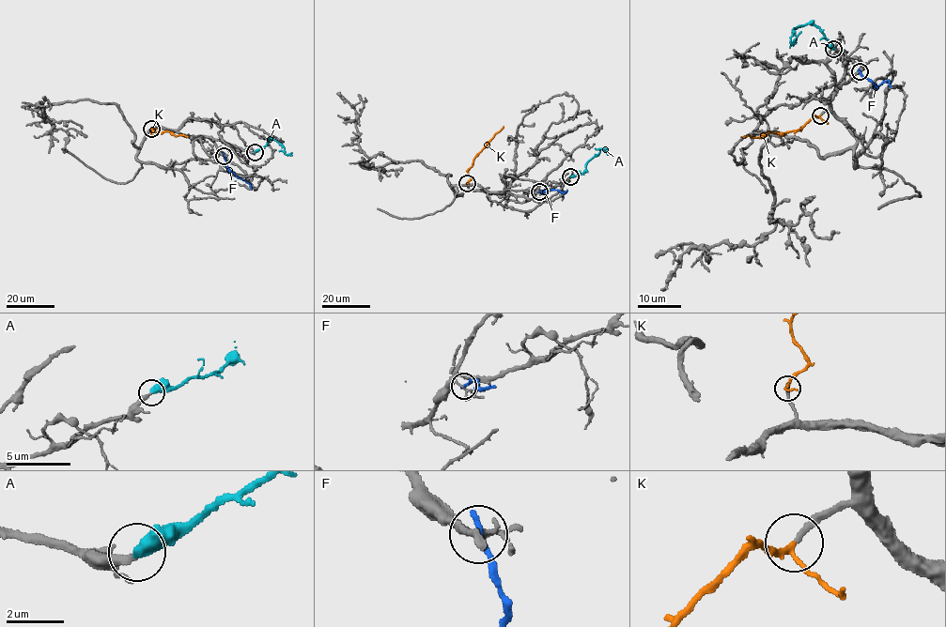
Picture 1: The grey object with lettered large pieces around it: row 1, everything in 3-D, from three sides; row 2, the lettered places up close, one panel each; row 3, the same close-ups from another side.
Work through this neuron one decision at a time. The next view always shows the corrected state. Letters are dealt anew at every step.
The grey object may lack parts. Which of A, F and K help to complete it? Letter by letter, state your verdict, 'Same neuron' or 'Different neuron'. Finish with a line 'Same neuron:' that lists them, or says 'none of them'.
A: Same neuron
F: Different neuron
K: Same neuron
Same neuron: A, K

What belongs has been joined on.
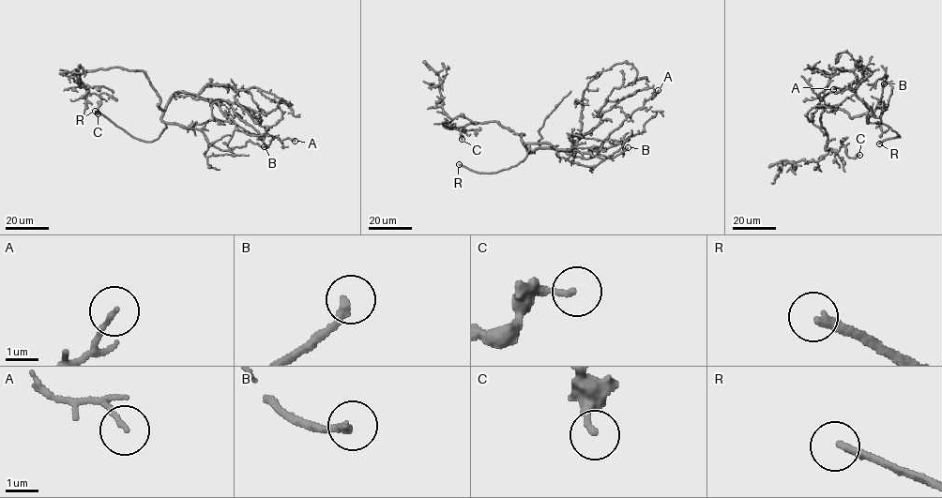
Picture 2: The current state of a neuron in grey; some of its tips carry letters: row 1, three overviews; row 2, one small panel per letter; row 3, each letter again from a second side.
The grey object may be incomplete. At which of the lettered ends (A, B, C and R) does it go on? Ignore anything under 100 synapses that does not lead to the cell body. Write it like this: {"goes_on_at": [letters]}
{"goes_on_at": ["R"]}

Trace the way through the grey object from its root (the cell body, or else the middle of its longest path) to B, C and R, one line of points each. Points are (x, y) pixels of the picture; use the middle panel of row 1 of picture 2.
B: (527, 151), (526, 143), (545, 143), (558, 149), (592, 148), (609, 158), (628, 147)
C: (527, 151), (524, 134), (496, 122), (450, 128), (443, 123), (464, 129), (460, 130), (462, 139)
R: (527, 151), (527, 143), (529, 149), (524, 160), (494, 173), (476, 172), (459, 164)

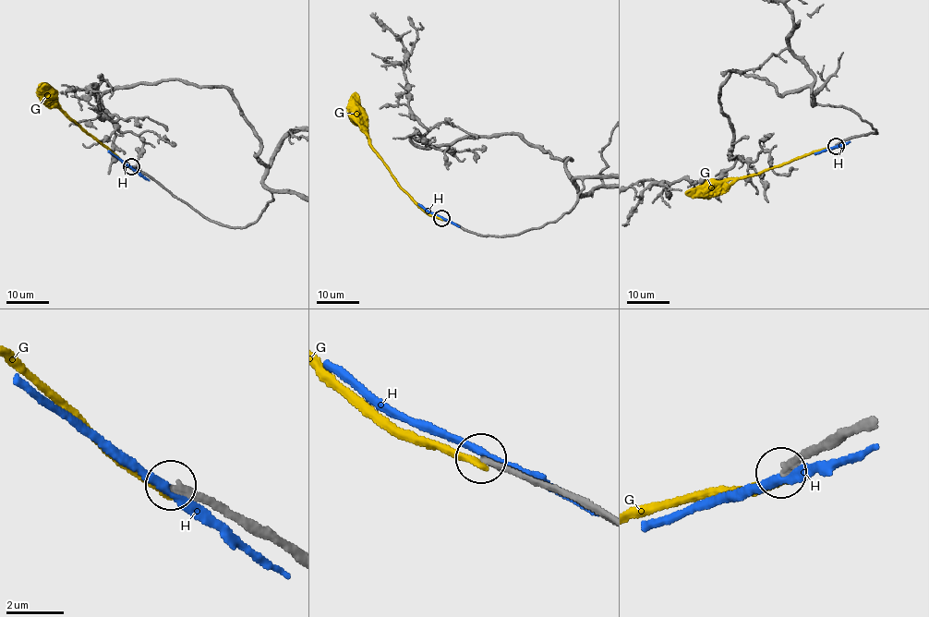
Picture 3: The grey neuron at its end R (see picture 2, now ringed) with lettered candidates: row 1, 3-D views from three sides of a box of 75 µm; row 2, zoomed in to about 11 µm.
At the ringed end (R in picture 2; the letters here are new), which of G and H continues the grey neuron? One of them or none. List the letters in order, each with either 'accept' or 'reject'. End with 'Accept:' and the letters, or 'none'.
G: reject
H: reject
Accept: none

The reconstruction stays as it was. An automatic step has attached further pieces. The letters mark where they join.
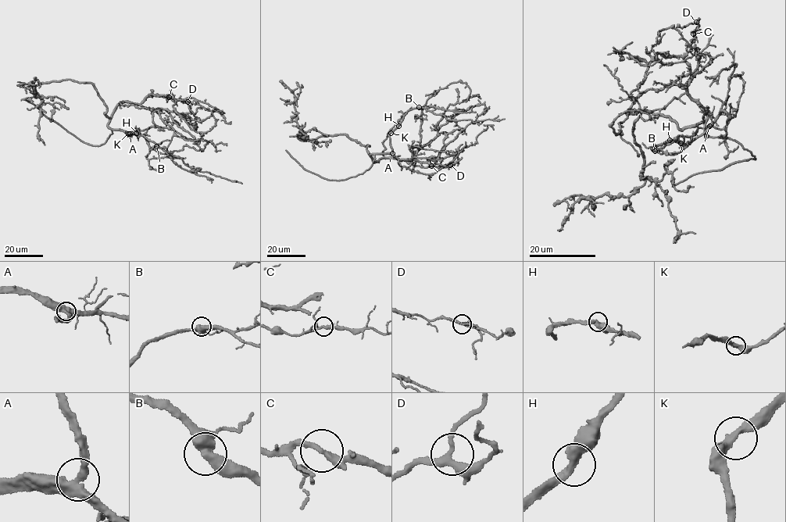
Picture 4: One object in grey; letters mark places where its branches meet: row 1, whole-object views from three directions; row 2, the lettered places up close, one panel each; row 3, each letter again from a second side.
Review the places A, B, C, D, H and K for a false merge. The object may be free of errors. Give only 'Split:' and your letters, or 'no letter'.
Split: no letter

